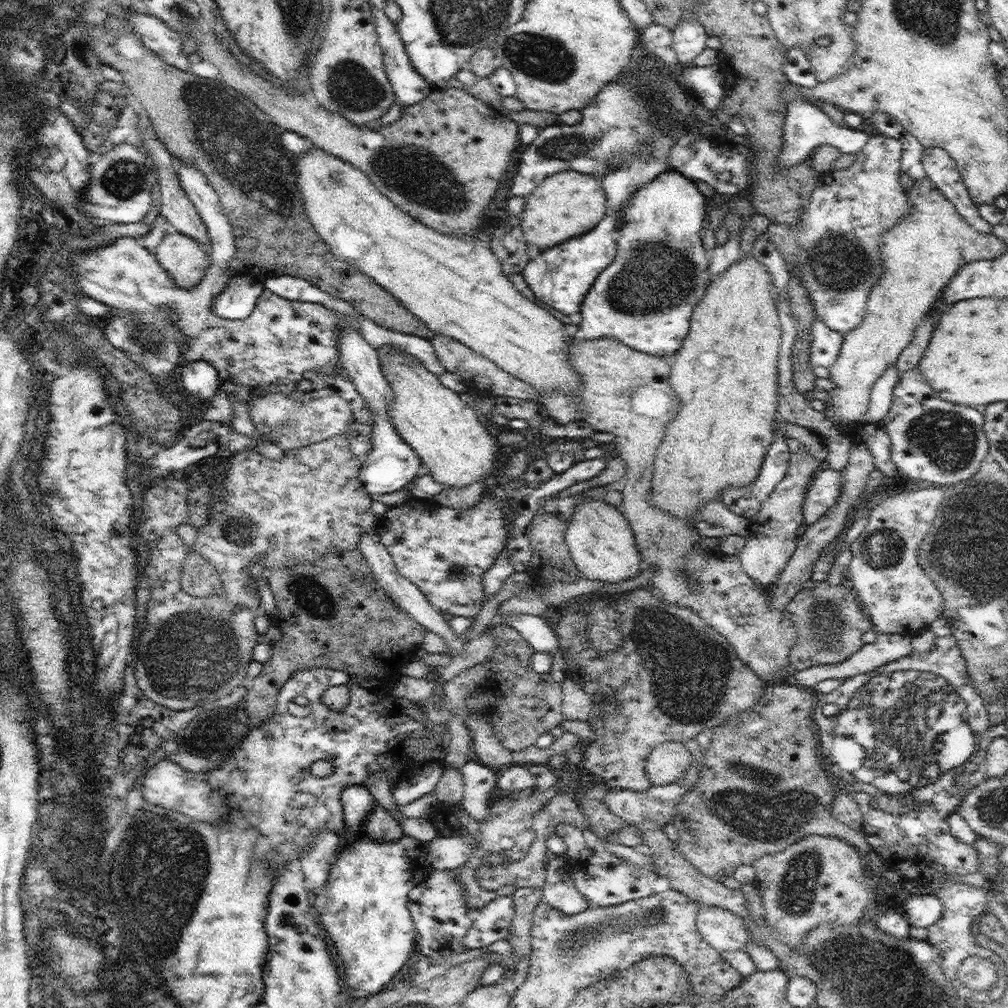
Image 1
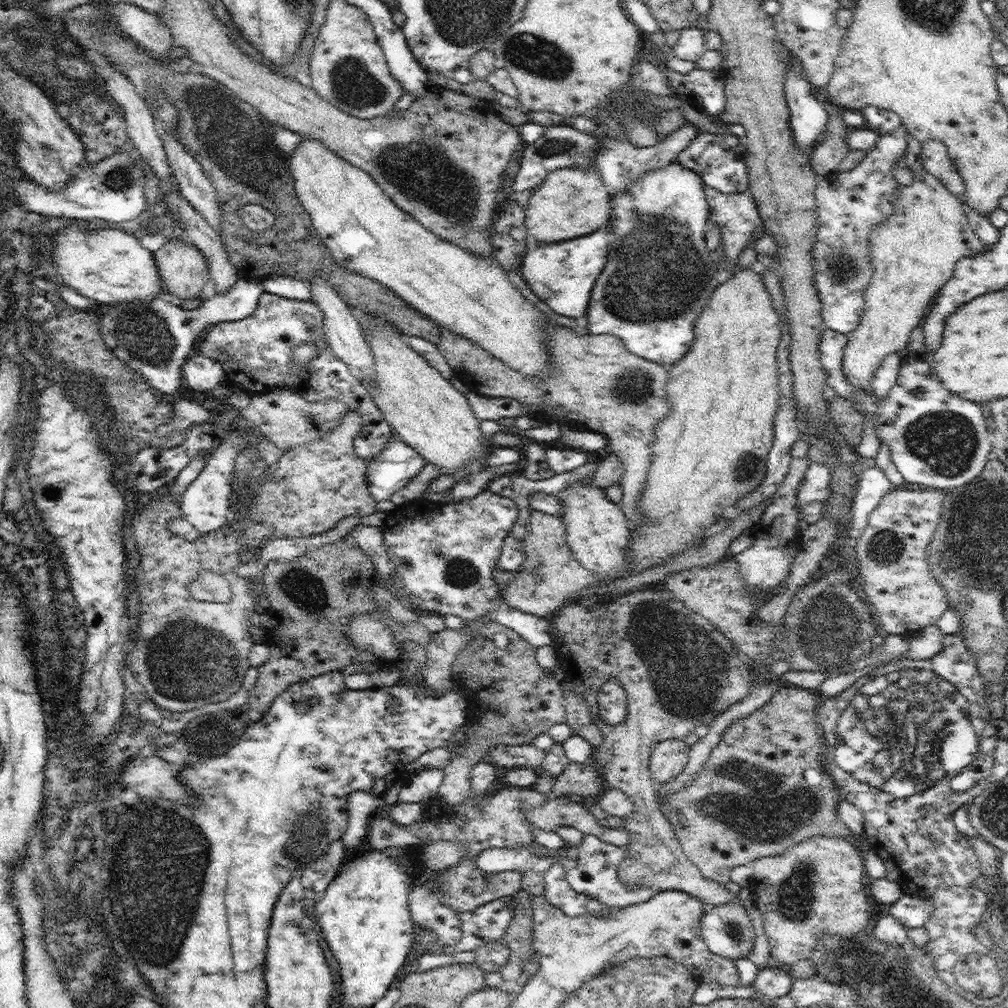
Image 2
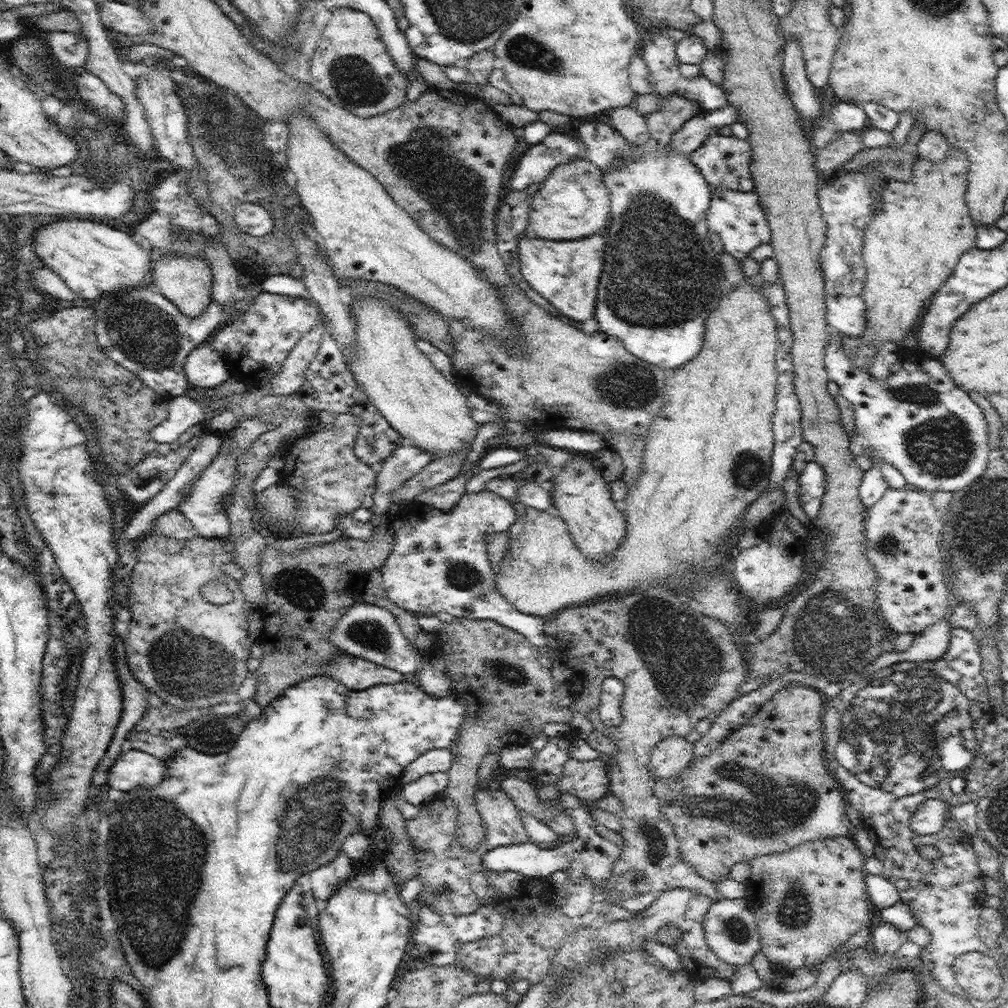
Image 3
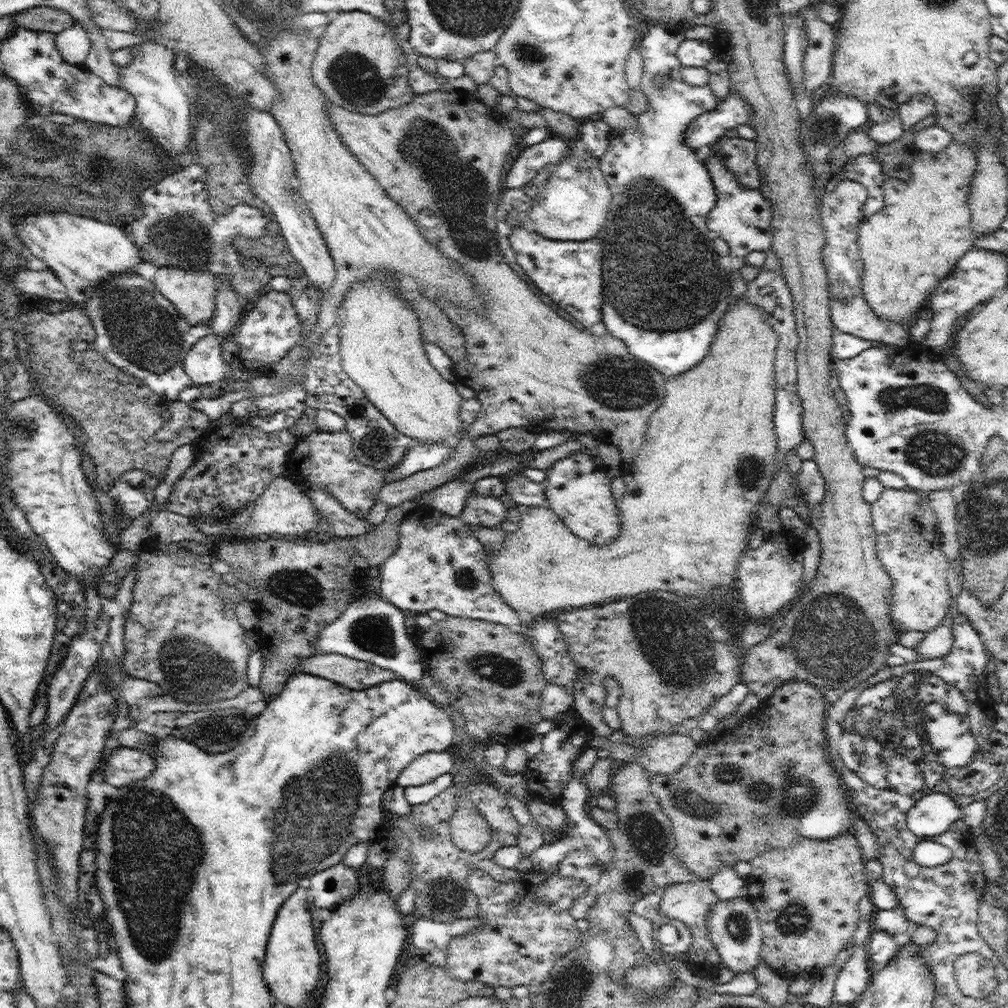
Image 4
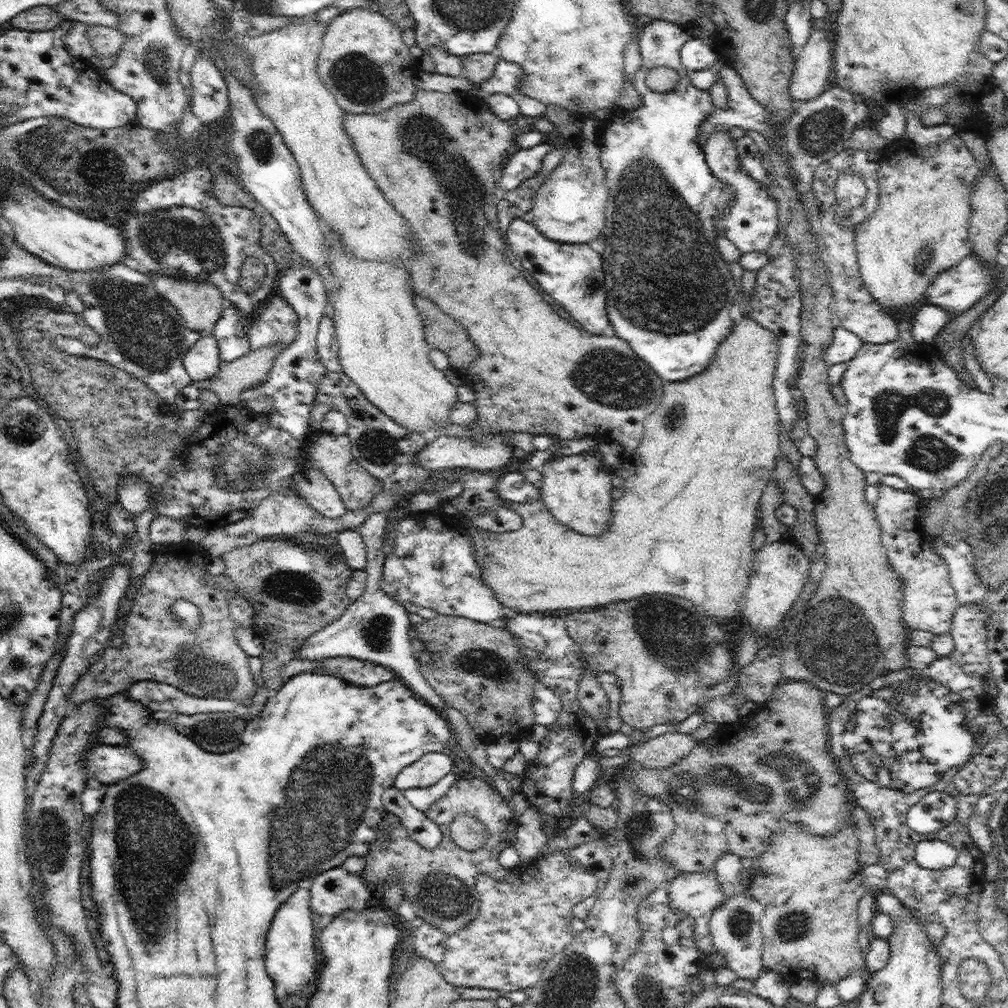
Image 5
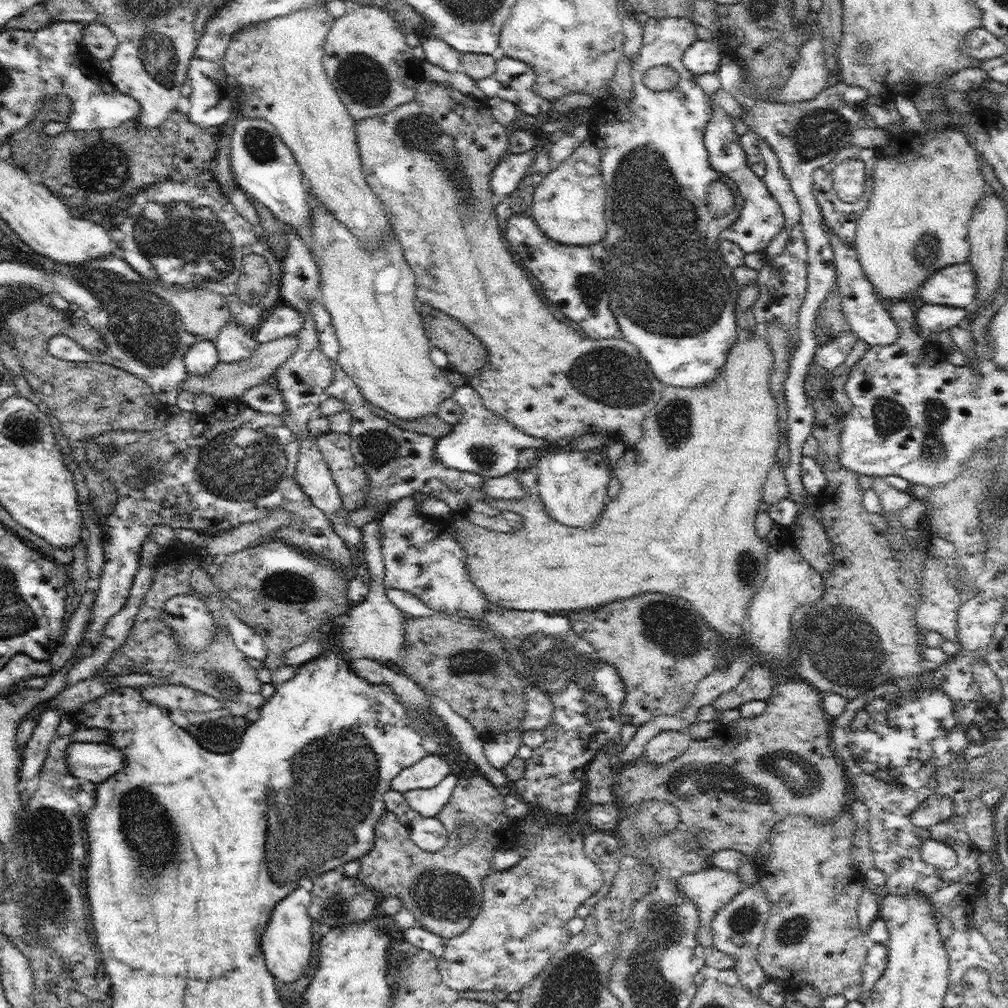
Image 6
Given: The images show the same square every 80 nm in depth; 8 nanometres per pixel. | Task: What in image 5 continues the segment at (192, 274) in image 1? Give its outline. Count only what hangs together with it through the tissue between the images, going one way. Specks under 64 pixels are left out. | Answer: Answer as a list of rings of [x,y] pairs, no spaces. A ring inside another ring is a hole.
[[[157,274],[152,278],[156,293],[162,295],[177,308],[188,328],[197,330],[201,334],[212,334],[214,326],[216,326],[218,319],[223,314],[224,307],[228,303],[222,292],[216,289],[216,286],[208,280],[184,280],[167,274]]]

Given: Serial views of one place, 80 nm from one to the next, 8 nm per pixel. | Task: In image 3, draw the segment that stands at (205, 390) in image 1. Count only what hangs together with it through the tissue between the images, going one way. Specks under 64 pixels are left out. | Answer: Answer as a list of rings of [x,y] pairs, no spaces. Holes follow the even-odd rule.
[[[211,339],[200,343],[188,354],[184,363],[190,388],[215,388],[232,377],[228,364],[216,349]]]

